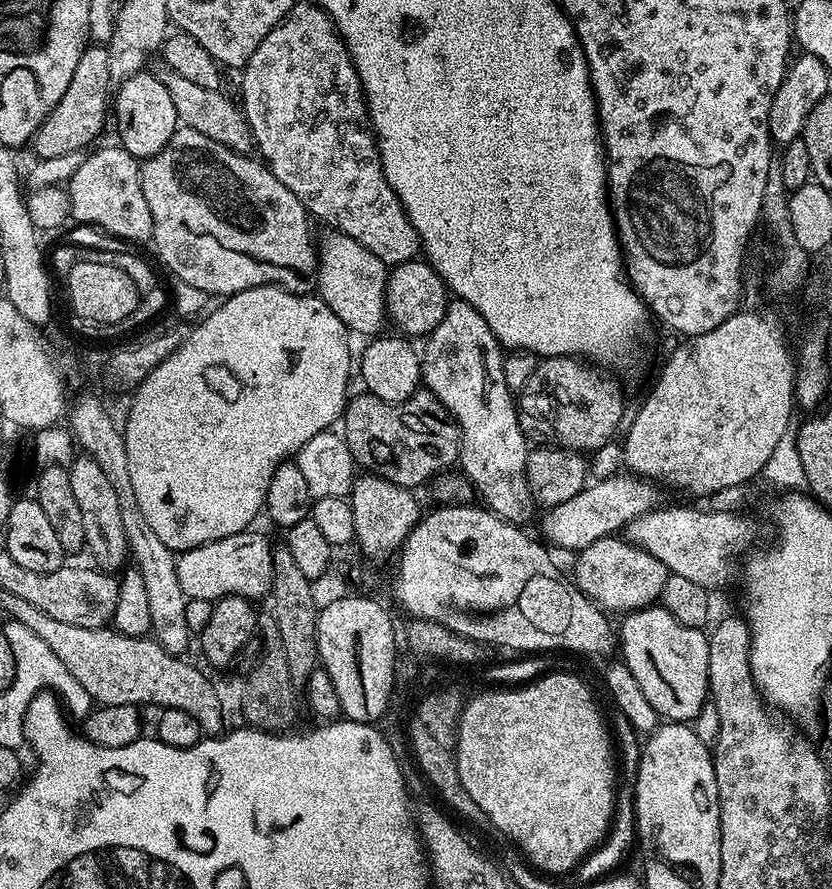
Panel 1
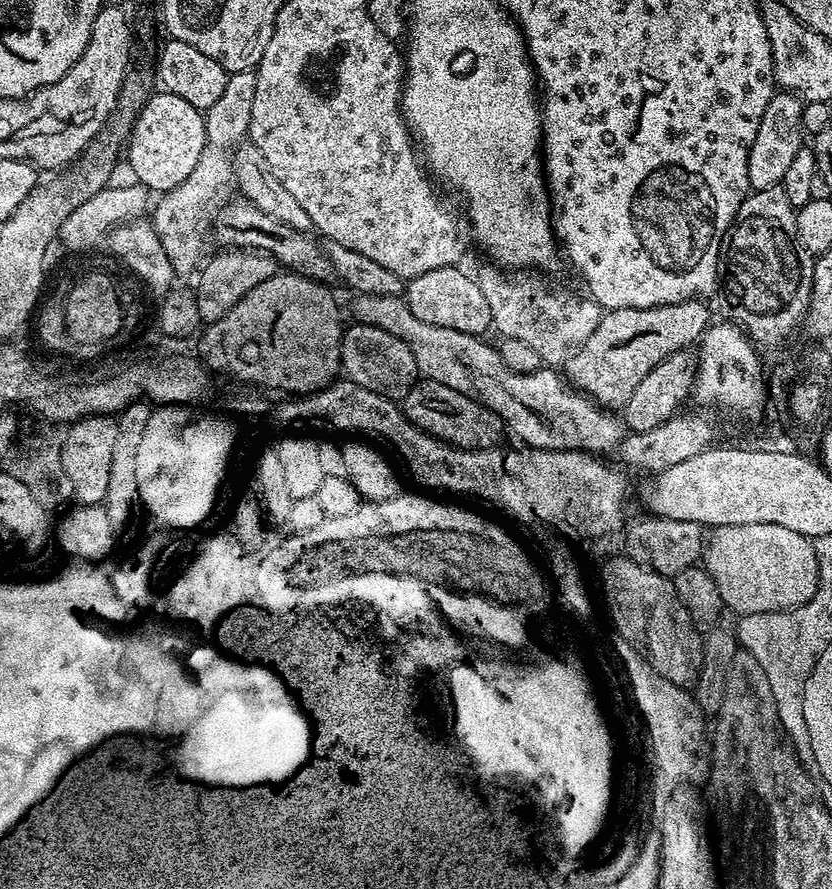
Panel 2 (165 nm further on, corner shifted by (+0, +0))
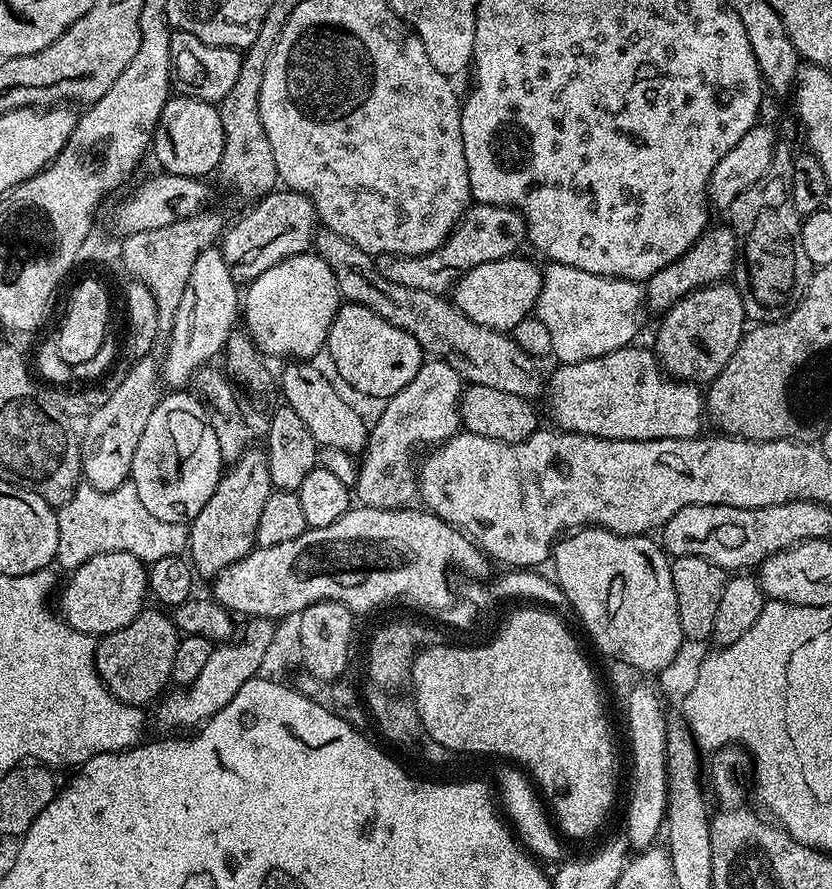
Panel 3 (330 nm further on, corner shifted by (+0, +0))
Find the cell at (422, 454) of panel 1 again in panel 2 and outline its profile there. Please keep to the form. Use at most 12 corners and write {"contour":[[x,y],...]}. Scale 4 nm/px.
{"contour":[[421,379],[403,393],[404,419],[433,441],[480,450],[490,413]]}

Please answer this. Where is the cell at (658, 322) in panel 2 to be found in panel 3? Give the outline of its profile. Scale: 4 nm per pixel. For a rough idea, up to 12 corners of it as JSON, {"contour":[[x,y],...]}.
{"contour":[[709,227],[646,281],[647,311],[663,314],[736,267],[731,227]]}

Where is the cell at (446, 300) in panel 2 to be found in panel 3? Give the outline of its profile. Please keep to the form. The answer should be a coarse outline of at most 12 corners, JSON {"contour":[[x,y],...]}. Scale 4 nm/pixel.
{"contour":[[520,254],[456,281],[456,308],[496,332],[533,315],[541,269]]}

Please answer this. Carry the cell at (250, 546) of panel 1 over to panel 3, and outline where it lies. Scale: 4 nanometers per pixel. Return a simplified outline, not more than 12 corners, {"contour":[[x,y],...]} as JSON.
{"contour":[[98,554],[67,573],[60,608],[88,636],[122,630],[149,599],[134,554]]}

